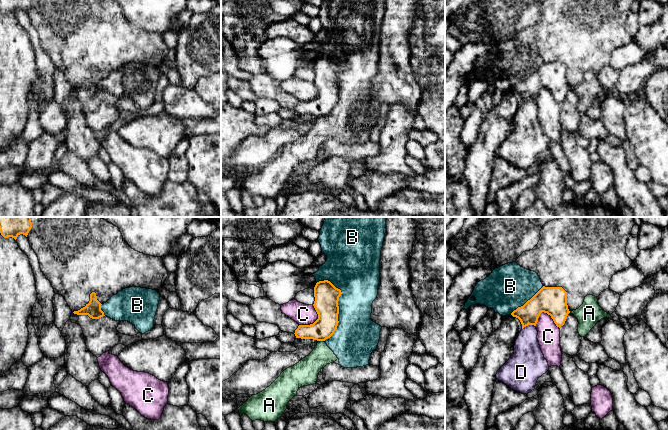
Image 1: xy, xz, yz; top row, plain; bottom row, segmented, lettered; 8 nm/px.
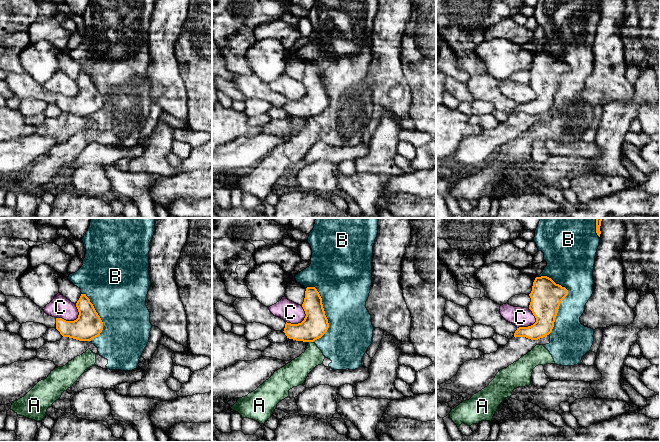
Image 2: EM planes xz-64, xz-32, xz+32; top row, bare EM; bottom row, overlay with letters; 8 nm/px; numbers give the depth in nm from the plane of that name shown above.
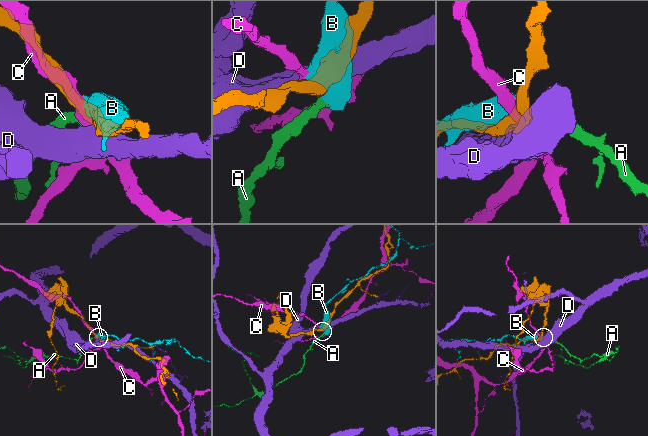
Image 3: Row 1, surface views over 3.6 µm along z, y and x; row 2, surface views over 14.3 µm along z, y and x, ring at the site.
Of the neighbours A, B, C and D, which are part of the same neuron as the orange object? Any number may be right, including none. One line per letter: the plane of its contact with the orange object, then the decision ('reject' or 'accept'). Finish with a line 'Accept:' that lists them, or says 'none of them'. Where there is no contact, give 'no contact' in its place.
A: contact in xz; reject
B: contact in xz; reject
C: contact in yz; reject
D: contact in yz; reject
Accept: none of them

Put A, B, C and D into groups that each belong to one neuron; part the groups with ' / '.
A B / C / D

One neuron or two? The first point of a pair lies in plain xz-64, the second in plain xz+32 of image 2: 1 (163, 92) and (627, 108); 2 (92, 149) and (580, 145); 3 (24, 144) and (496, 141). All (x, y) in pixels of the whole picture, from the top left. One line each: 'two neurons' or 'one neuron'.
1: two neurons
2: one neuron
3: one neuron

